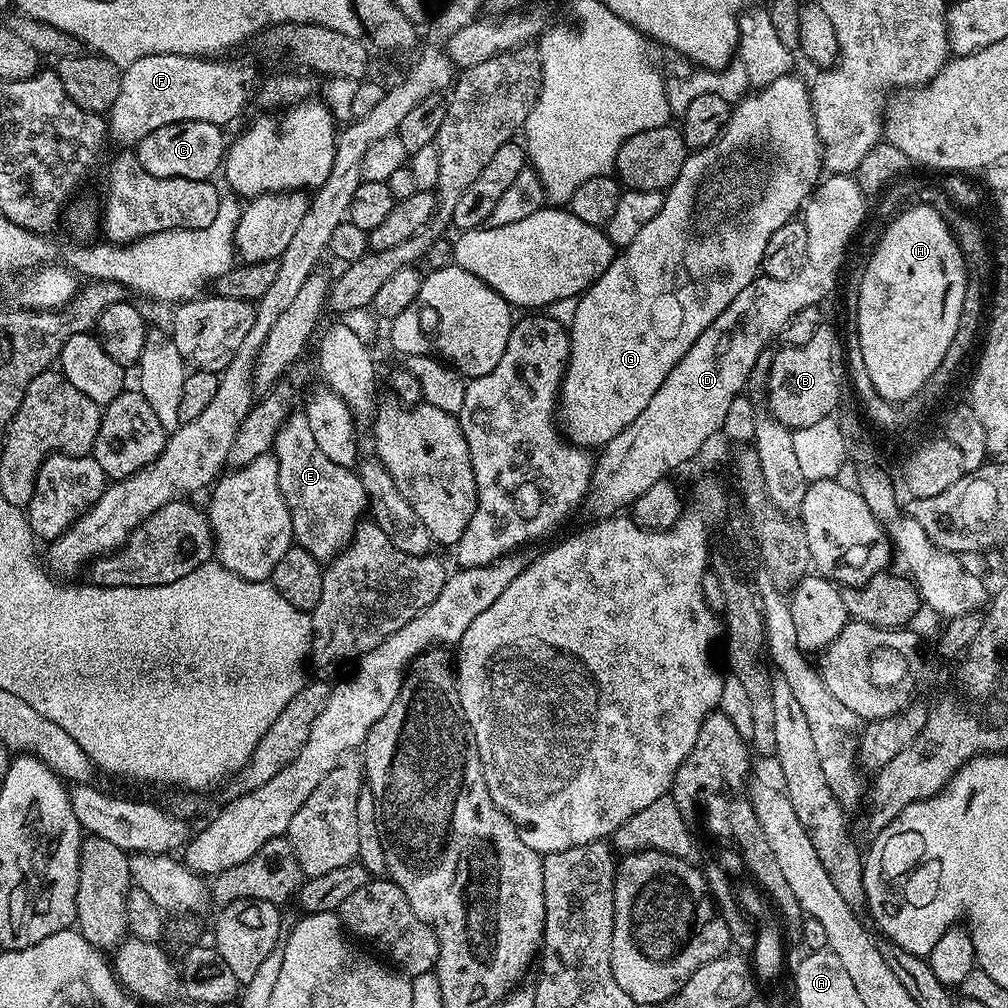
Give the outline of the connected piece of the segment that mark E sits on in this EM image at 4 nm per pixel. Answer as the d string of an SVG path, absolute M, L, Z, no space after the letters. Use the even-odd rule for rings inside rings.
M296 410L284 421L278 430L274 443L274 455L278 468L278 486L282 490L282 498L291 514L293 541L301 548L310 551L316 560L331 561L349 543L357 524L368 508L368 495L362 486L359 475L352 468L343 468L338 462L330 462L322 450L318 450L318 442L314 442L314 434L310 430L310 422L303 411Z

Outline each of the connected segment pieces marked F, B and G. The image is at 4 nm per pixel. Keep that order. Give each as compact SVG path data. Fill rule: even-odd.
M150 54L146 58L138 58L138 62L127 65L123 69L120 78L120 89L118 90L118 98L114 98L114 106L112 111L107 113L106 123L107 131L114 139L120 143L120 146L135 146L140 143L142 138L146 138L146 134L154 134L154 130L158 130L158 126L166 126L174 122L182 122L183 120L201 120L202 122L210 122L221 126L228 126L231 120L236 120L240 116L240 111L248 104L248 99L253 99L254 93L258 88L258 79L256 80L256 68L252 64L247 64L244 60L232 60L227 64L222 58L205 58L203 56L183 56L182 54Z
M828 326L821 328L806 346L781 347L772 357L768 384L769 412L782 426L795 430L812 426L836 412L842 376L842 340Z
M789 74L778 78L773 84L763 85L757 91L760 92L757 96L745 95L737 99L728 113L728 120L720 131L720 137L704 148L695 149L684 159L678 178L664 192L662 210L658 210L658 214L650 218L650 222L646 222L642 230L638 230L634 242L617 251L607 270L575 301L576 309L572 312L568 334L570 354L558 397L558 427L569 444L576 444L585 450L599 450L615 436L622 434L622 430L626 430L626 426L630 426L630 422L634 422L634 418L638 418L638 414L646 410L650 398L654 398L654 393L658 391L658 386L666 382L666 374L670 374L670 370L678 366L686 350L690 350L690 346L698 342L702 330L706 330L706 326L710 326L710 322L714 322L714 318L718 318L718 314L722 314L722 310L726 310L726 306L730 306L730 302L734 302L734 298L738 298L738 294L742 294L742 290L746 290L746 286L757 279L761 271L760 263L766 254L766 242L770 242L770 234L774 234L778 226L793 219L803 209L808 197L822 179L820 139L812 117L812 100L808 96L808 89L809 85L805 81L803 84L796 74Z

